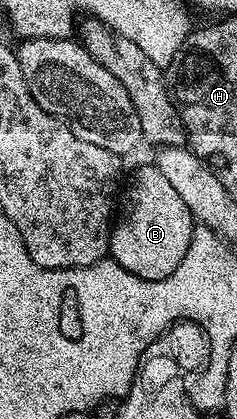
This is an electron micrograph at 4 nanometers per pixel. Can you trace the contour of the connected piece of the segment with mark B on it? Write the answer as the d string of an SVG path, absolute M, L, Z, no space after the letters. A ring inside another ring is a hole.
M148 162L133 174L129 184L127 181L126 191L122 196L122 204L123 200L124 209L121 212L119 209L118 219L112 225L112 237L108 243L111 259L116 260L118 266L122 266L130 274L143 280L161 280L174 274L174 270L178 270L179 264L182 263L182 258L186 258L186 250L190 250L194 227L192 214L182 202L181 195L173 189L169 179L162 174L161 170L156 168L155 163Z

